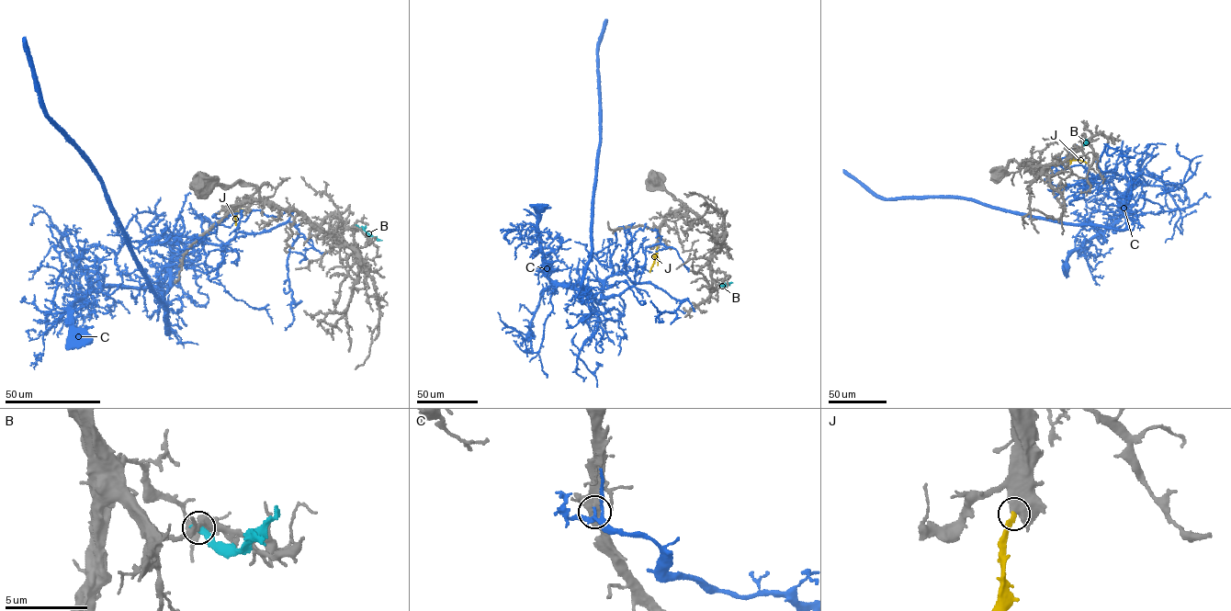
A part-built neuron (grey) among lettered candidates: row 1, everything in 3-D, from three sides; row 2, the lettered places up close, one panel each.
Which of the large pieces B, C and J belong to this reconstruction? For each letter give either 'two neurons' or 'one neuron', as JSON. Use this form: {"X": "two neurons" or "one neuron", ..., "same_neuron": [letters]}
{"B": "two neurons", "C": "two neurons", "J": "two neurons", "same_neuron": []}

